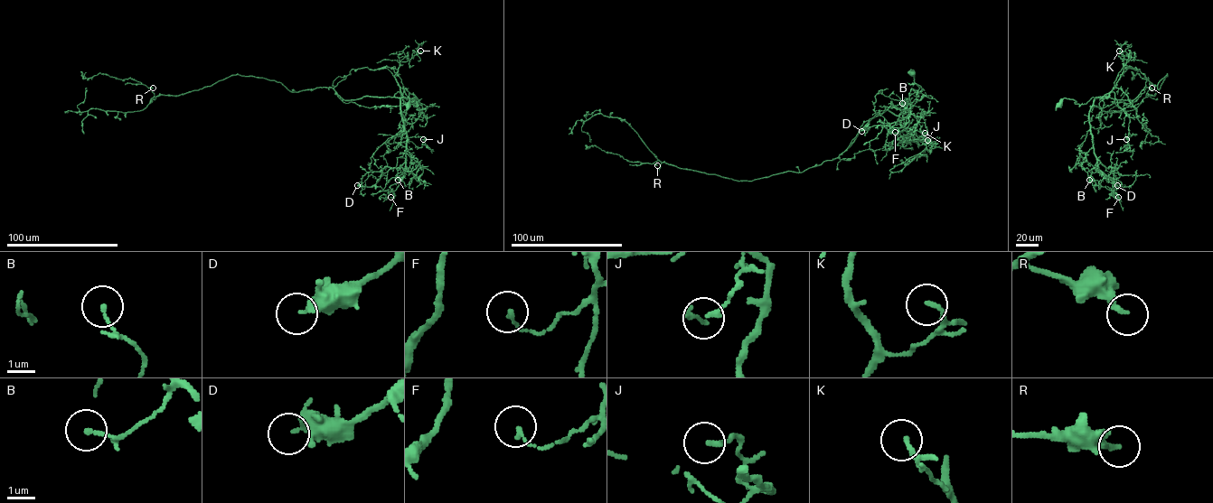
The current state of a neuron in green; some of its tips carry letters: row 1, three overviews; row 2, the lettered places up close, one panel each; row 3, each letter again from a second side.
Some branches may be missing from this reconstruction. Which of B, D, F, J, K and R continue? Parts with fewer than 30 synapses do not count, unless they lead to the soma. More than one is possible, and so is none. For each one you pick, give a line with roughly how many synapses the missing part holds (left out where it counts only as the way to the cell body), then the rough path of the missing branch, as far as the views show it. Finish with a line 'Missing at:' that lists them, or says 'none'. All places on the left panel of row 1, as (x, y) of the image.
Missing at: none

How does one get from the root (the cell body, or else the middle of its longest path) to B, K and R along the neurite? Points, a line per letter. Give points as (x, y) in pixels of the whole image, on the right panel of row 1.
B: (1058, 105), (1064, 98), (1075, 100), (1080, 106), (1096, 97), (1089, 123), (1097, 170), (1089, 180)
K: (1058, 105), (1067, 98), (1080, 106), (1093, 97), (1101, 98), (1108, 93), (1128, 61), (1128, 57), (1119, 51)
R: (1058, 105), (1133, 100), (1144, 88), (1159, 92), (1167, 75), (1146, 97), (1151, 88)

